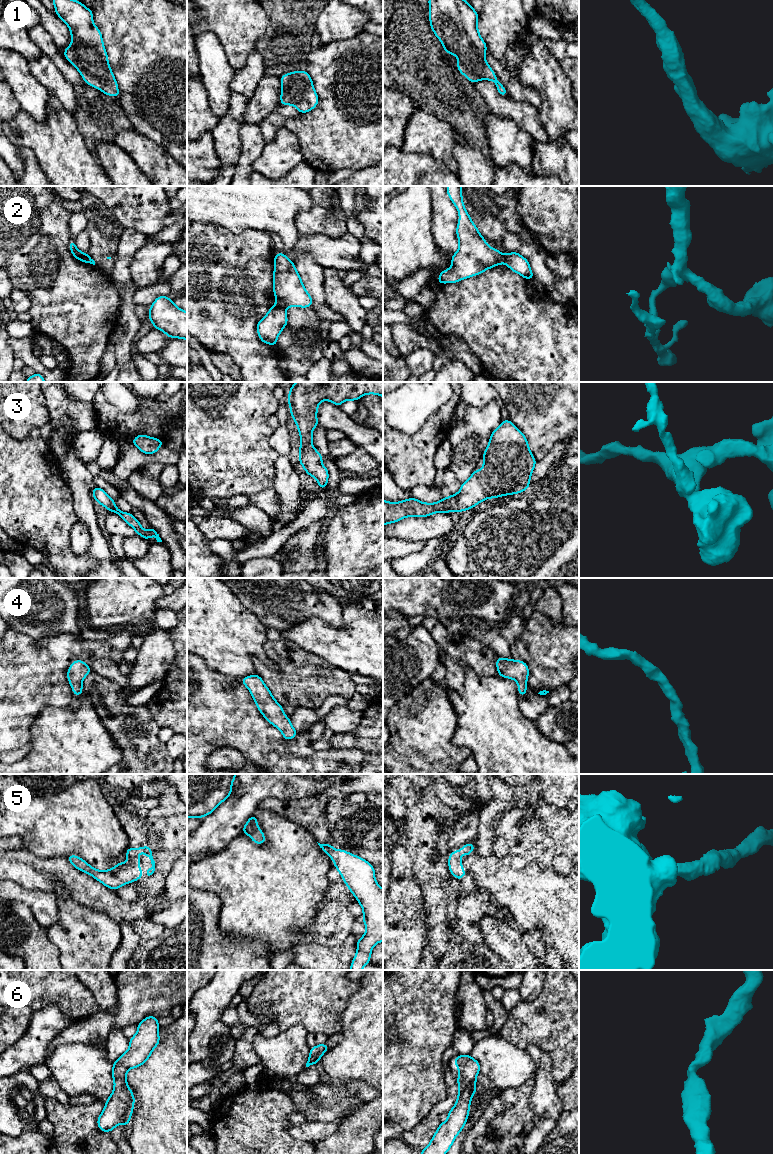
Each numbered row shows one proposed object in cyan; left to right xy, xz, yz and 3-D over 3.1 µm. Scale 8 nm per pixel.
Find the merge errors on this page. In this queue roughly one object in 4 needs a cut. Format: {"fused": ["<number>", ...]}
{"fused": ["2"]}

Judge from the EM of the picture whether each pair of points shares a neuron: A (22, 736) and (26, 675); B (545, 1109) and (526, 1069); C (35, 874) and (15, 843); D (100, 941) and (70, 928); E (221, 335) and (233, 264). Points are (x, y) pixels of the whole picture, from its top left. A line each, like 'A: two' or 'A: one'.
A: one
B: two
C: two
D: one
E: one

